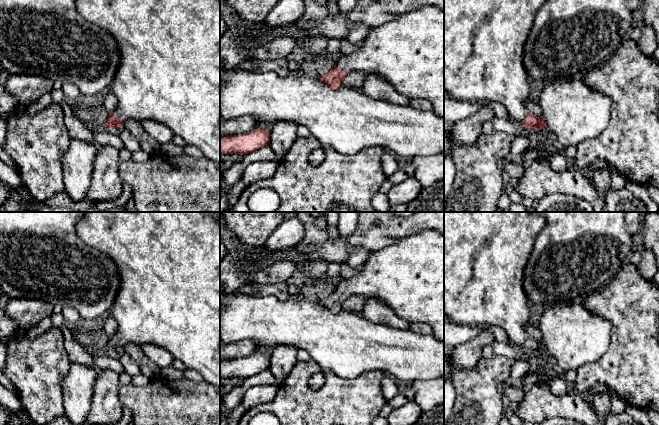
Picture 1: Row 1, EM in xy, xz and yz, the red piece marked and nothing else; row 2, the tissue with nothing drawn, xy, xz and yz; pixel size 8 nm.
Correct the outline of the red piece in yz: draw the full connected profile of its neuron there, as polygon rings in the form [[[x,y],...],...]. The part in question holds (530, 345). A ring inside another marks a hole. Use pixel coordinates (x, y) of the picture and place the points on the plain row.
[[[444,212],[444,314],[448,319],[459,325],[498,326],[523,352],[546,351],[544,341],[535,341],[525,330],[530,301],[523,287],[527,262],[545,225],[545,218],[533,212]]]

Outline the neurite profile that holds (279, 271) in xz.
[[[274,261],[270,266],[262,270],[254,270],[247,274],[246,278],[251,284],[270,284],[285,282],[297,271],[296,263],[292,261]]]

